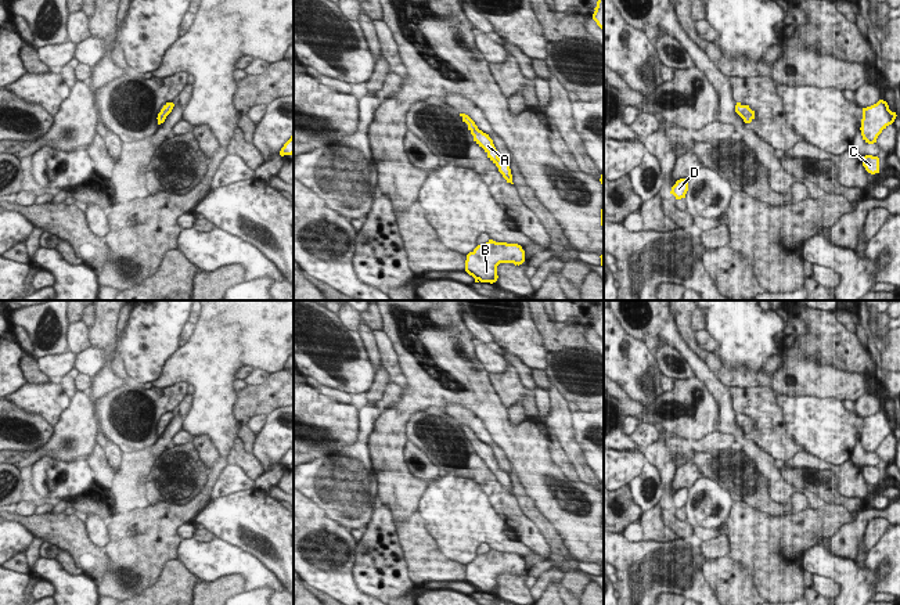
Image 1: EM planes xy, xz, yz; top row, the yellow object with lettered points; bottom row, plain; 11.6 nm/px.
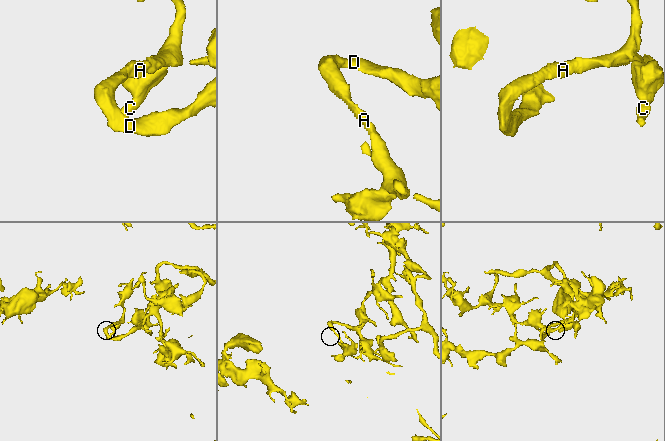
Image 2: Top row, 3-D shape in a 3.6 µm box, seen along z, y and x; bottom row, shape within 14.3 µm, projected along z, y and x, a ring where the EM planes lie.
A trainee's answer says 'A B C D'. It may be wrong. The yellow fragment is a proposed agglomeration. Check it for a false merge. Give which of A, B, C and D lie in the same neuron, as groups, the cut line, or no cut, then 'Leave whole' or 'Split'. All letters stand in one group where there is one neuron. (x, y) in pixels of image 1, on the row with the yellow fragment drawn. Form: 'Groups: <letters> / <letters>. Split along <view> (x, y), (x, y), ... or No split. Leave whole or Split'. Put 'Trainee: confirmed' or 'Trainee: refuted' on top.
Trainee: confirmed
Groups: A B C D. No split. Leave whole

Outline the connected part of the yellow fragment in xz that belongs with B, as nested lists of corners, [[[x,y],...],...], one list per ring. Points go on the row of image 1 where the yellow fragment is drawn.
[[[489,240],[467,255],[465,271],[475,278],[475,282],[493,284],[498,278],[497,266],[500,263],[514,263],[519,266],[523,262],[525,251],[521,245]]]

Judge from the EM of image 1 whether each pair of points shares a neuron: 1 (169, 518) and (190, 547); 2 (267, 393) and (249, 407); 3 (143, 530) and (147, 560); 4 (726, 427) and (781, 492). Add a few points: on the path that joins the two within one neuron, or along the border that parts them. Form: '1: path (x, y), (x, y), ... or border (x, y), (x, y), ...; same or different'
1: border (182, 539), (176, 557); different
2: path (263, 398), (254, 403); same
3: path (143, 537), (143, 553); same
4: path (742, 439), (774, 475); same

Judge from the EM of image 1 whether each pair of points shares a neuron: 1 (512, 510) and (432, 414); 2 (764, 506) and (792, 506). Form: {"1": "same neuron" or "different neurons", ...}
{"1": "same neuron", "2": "same neuron"}

